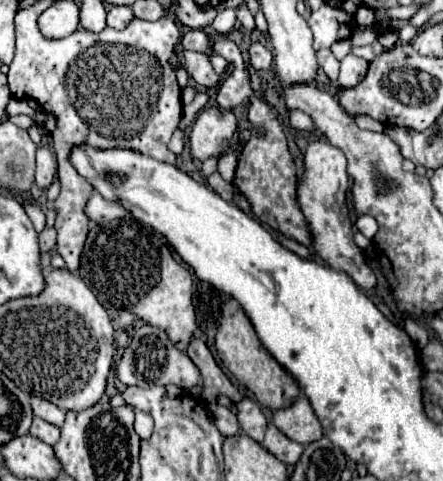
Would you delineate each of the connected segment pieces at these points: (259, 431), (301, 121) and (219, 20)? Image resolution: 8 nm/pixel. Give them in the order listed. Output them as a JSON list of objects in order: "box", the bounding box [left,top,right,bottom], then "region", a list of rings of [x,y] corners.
[{"box":[237,397,267,443],"region":[[[243,397],[243,401],[237,403],[237,409],[239,409],[237,419],[239,419],[241,431],[247,433],[257,443],[261,443],[263,435],[265,435],[265,429],[267,429],[267,419],[261,413],[261,407],[257,405],[257,401],[253,401],[249,397]]]},{"box":[289,111,313,131],"region":[[[291,111],[289,121],[291,121],[291,127],[293,129],[299,129],[299,131],[311,131],[313,129],[311,117],[305,115],[305,113],[301,113],[301,111]]]},{"box":[211,9,235,35],"region":[[[233,9],[221,11],[211,25],[213,25],[213,29],[215,29],[217,33],[227,35],[227,33],[233,29],[233,25],[235,25],[235,11],[233,11]]]}]

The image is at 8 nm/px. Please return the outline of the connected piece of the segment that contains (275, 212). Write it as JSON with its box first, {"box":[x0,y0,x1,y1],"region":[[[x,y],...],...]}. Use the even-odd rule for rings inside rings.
{"box":[233,137,311,247],"region":[[[251,137],[243,145],[243,151],[239,155],[233,185],[249,199],[253,213],[259,217],[261,223],[267,223],[275,231],[283,233],[289,239],[299,241],[305,247],[311,245],[311,233],[309,233],[307,221],[297,205],[295,163],[285,141],[269,141],[263,137]]]}

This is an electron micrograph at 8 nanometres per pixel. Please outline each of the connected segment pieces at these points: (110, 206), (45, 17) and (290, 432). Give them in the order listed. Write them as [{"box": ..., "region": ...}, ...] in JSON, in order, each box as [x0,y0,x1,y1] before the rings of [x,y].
[{"box":[85,193,127,223],"region":[[[93,193],[89,197],[89,203],[85,205],[85,215],[95,223],[107,223],[113,219],[121,219],[125,213],[127,211],[121,205],[103,199],[99,193]]]},{"box":[37,1,79,39],"region":[[[55,1],[37,17],[37,27],[45,39],[65,39],[79,29],[79,7],[73,1]]]},{"box":[271,395,323,445],"region":[[[299,395],[297,399],[293,399],[293,403],[289,407],[273,411],[271,423],[275,427],[279,427],[289,439],[303,443],[303,445],[309,445],[309,443],[321,439],[321,435],[323,435],[321,423],[305,395]]]}]

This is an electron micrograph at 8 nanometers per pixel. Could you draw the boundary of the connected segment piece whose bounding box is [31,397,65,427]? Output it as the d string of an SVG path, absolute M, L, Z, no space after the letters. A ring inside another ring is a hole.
M35 397L35 399L31 401L31 407L33 407L33 415L45 419L45 421L51 423L51 425L61 427L63 421L65 421L65 411L61 411L57 405L53 405L53 403L45 401L45 399Z

